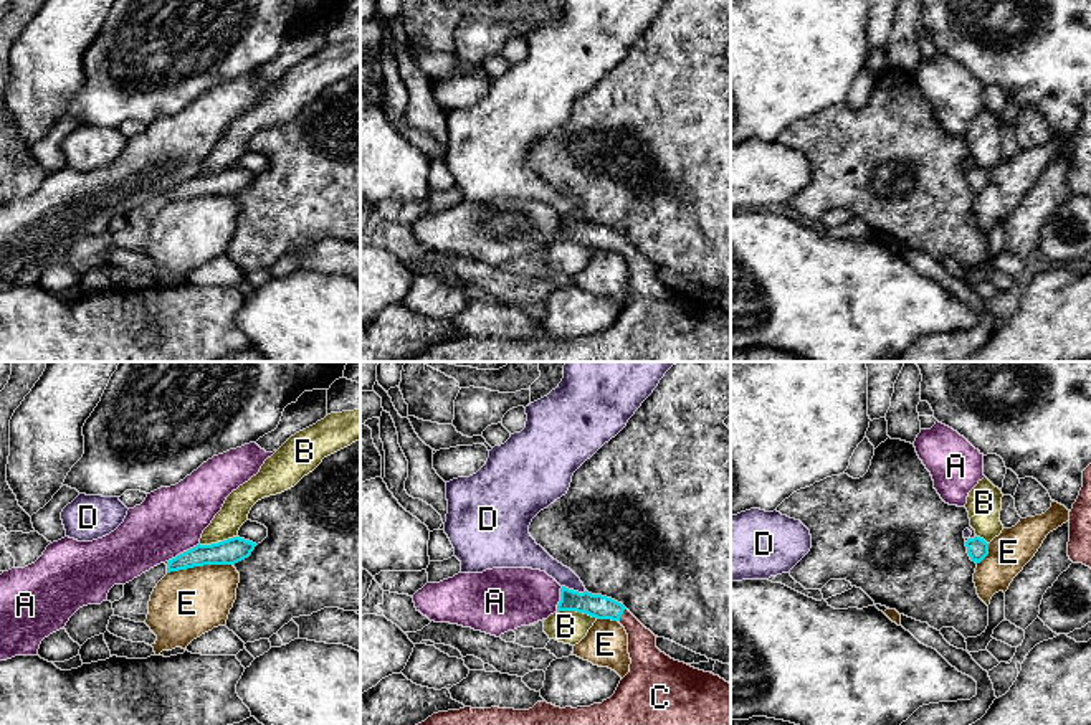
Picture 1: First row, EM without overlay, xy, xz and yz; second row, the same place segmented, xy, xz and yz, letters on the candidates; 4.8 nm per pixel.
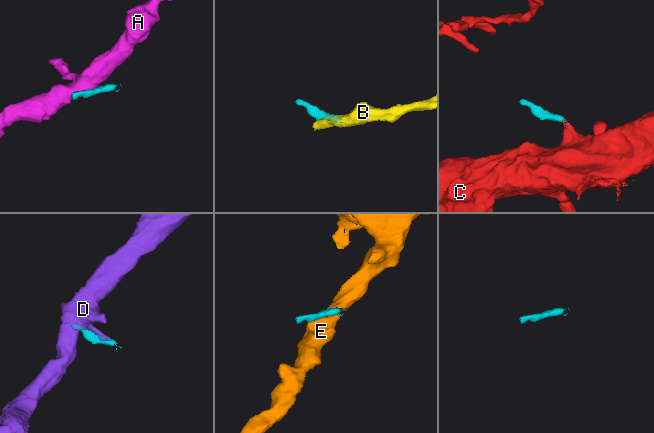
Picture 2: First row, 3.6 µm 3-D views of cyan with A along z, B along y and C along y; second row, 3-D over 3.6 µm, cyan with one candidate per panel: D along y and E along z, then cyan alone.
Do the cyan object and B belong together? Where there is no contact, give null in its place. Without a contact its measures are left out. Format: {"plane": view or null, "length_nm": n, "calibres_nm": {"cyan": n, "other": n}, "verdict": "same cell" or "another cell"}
{"plane": "xz", "length_nm": 200, "calibres_nm": {"cyan": 120, "other": 160}, "verdict": "another cell"}

